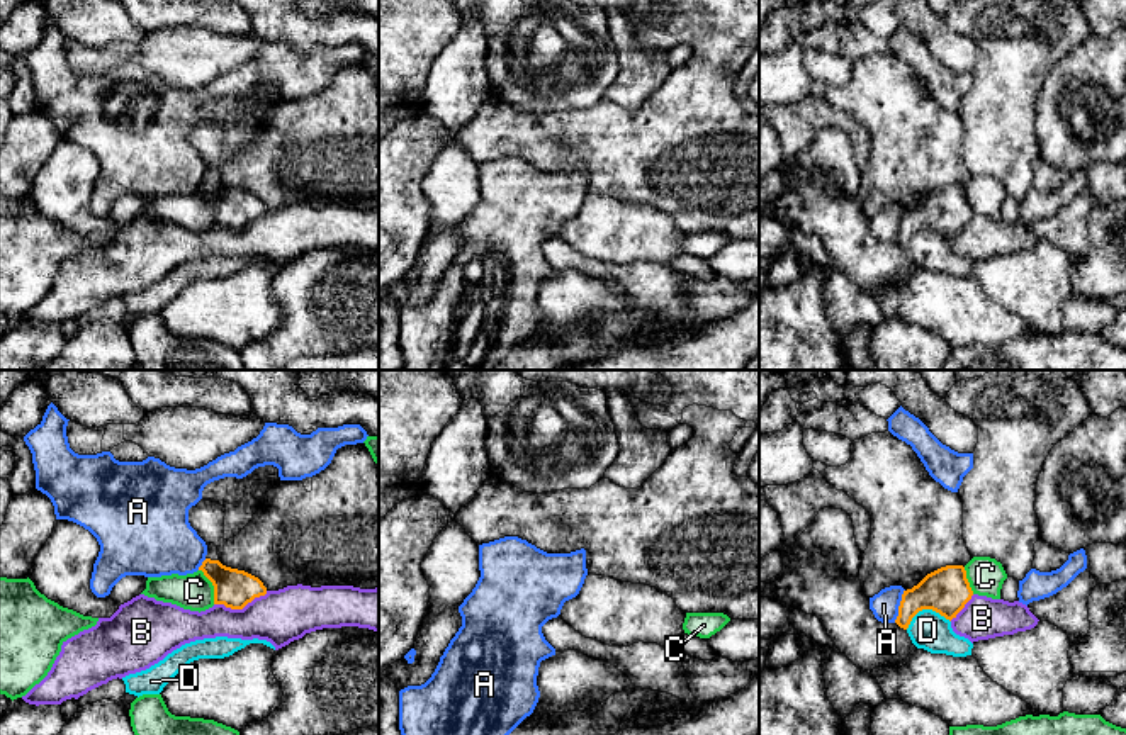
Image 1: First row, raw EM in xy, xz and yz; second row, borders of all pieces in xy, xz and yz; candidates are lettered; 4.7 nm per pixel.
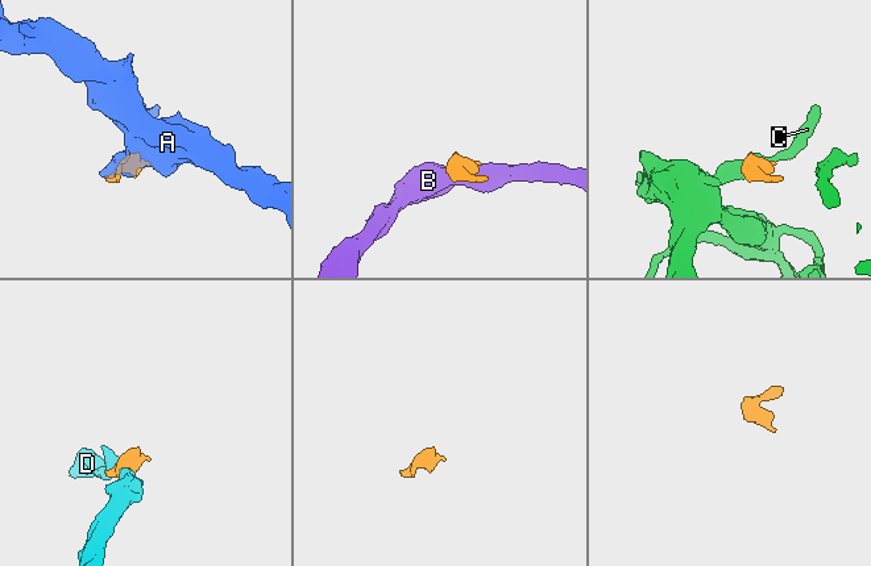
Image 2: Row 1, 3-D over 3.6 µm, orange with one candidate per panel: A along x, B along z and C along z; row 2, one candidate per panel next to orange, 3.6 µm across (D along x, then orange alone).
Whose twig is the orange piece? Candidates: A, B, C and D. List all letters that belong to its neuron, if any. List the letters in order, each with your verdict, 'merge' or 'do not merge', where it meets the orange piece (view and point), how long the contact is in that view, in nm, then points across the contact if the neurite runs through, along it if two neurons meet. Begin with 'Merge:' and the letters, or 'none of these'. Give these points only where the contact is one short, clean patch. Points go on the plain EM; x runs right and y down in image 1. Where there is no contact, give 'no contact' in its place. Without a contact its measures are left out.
Merge: none of these
A: do not merge; meets orange in yz at (899, 226); contact 170 nm long
B: do not merge; meets orange in xy at (240, 228); contact 260 nm long; border along xy (267, 211), (242, 228), (214, 224)
C: do not merge; meets orange in xy at (213, 204); contact 180 nm long
D: do not merge; meets orange in yz at (926, 228); contact 220 nm long; border along yz (950, 240), (931, 230), (921, 230), (906, 248)

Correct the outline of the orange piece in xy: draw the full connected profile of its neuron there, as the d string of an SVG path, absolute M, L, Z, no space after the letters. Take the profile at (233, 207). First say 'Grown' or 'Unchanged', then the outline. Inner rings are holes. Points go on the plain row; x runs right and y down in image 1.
Grown. M214 163L205 165L207 175L199 190L202 190L214 205L214 224L243 229L255 217L267 214L267 207L258 197L222 185L219 182L217 166Z

